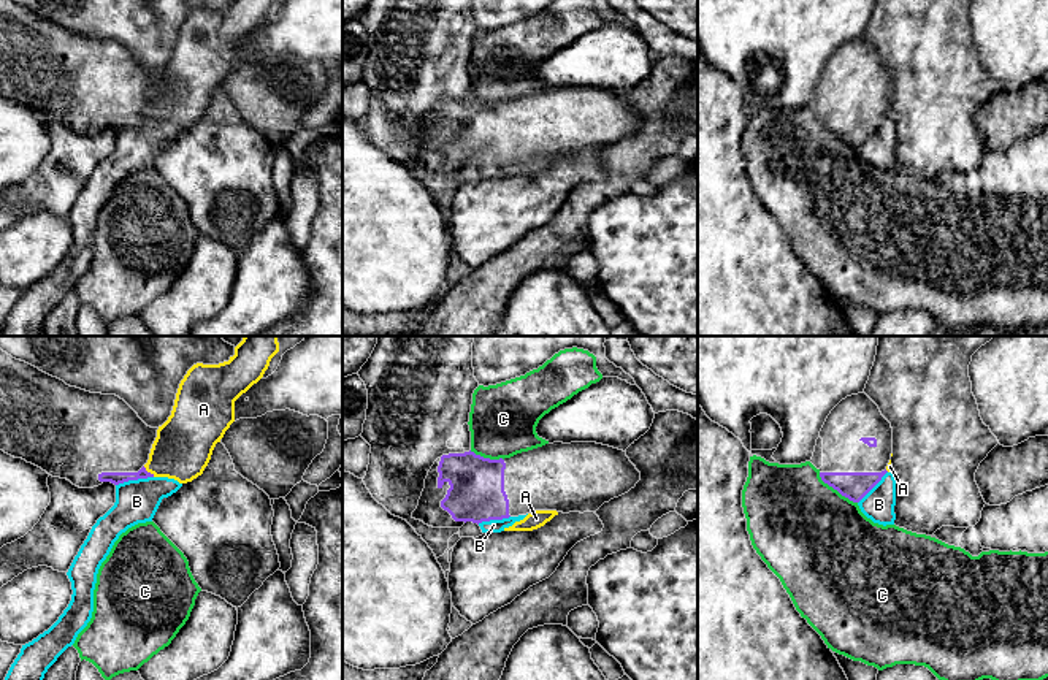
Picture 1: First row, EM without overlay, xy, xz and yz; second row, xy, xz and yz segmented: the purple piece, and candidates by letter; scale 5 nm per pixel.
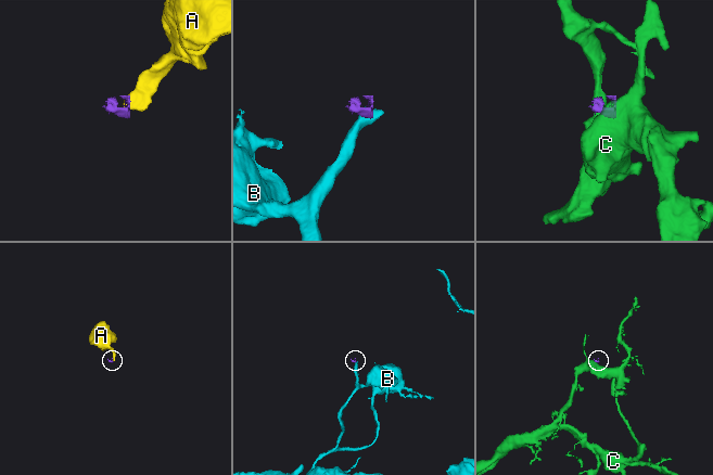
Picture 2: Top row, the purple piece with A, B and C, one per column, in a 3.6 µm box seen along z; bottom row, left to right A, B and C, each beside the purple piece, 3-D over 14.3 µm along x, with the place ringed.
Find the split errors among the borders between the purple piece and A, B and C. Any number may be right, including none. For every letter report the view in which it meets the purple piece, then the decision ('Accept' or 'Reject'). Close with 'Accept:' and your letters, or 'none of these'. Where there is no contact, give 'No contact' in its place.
A: Touches purple in xy. Reject
B: Touches purple in xy. Reject
C: Touches purple in yz. Reject
Accept: none of these

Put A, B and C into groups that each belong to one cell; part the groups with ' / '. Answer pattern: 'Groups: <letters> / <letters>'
Groups: A B / C

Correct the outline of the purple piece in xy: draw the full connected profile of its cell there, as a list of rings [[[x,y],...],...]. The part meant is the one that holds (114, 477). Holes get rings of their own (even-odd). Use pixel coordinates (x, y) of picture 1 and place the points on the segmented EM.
[[[0,349],[0,450],[32,463],[52,477],[70,480],[79,488],[94,488],[103,482],[114,485],[154,477],[144,464],[149,460],[159,428],[147,426],[119,396],[90,393],[67,385],[38,368],[16,360]]]

